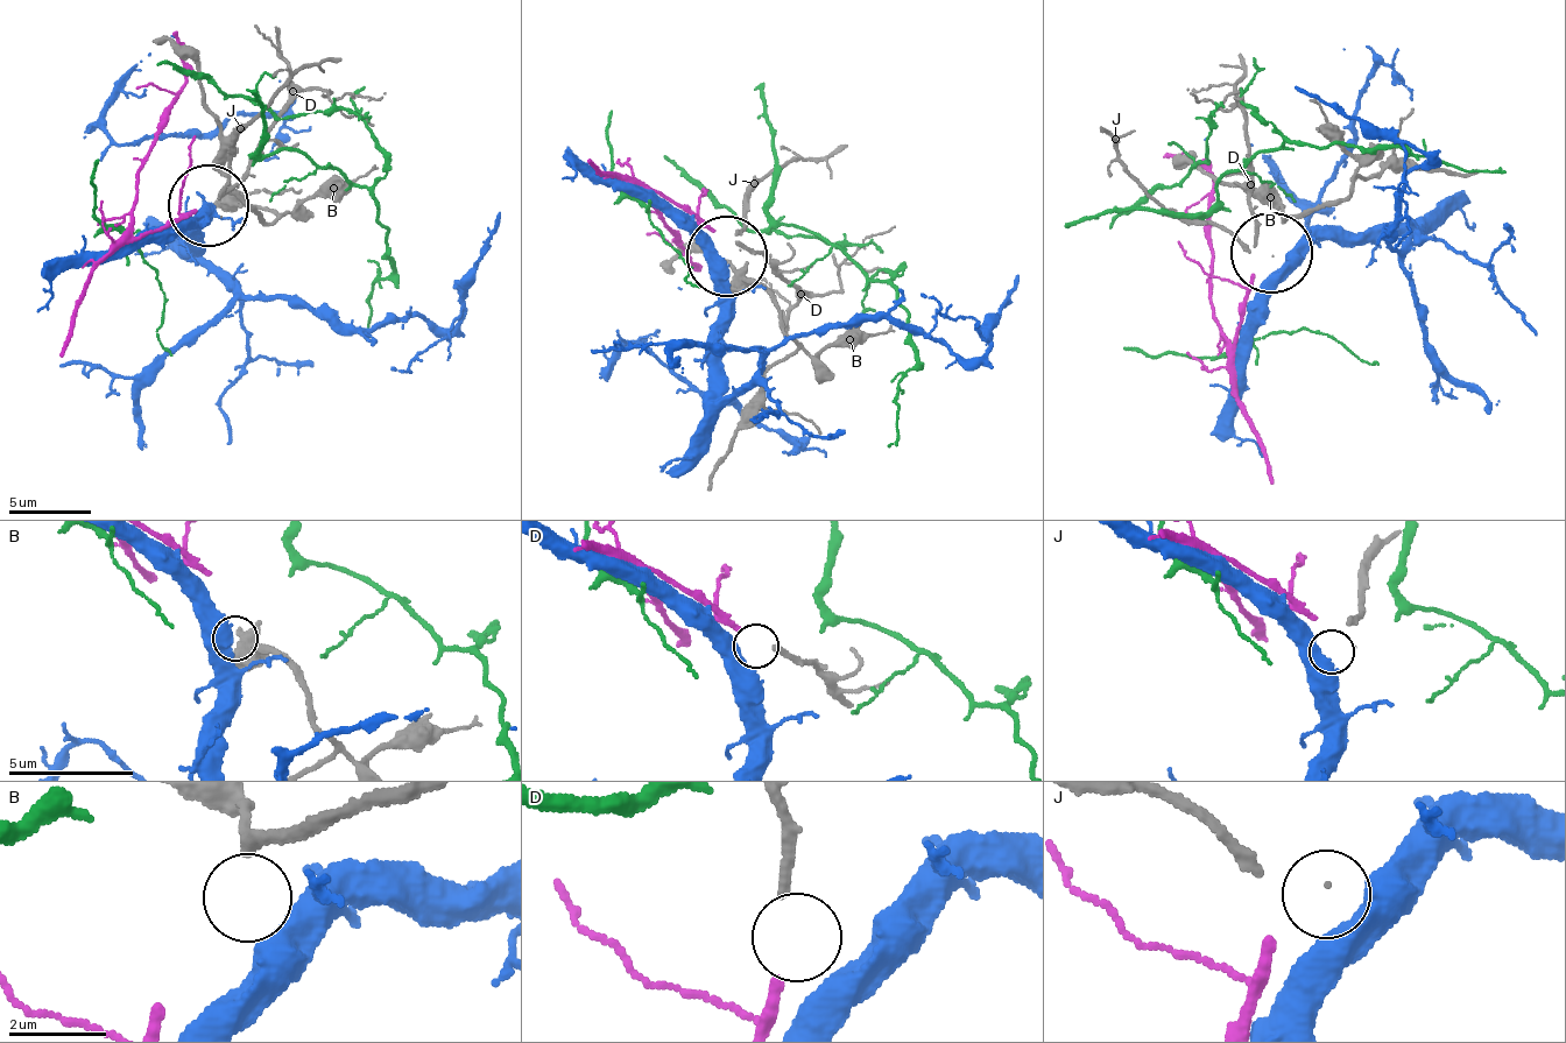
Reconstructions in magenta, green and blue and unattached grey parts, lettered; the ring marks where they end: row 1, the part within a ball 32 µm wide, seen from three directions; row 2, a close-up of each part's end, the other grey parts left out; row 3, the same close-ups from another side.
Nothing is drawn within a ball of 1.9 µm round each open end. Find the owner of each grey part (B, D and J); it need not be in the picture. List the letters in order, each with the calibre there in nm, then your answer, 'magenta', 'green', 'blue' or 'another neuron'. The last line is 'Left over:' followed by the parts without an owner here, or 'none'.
B: 240 nm thick; another neuron
D: 220 nm thick; magenta
J: 20 nm thick; blue
Left over: B

